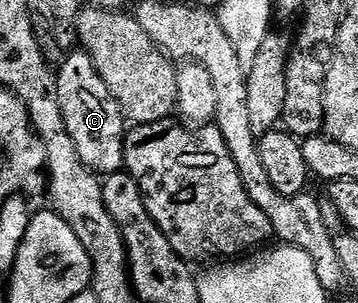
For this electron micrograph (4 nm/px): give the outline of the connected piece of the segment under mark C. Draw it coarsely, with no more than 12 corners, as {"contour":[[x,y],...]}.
{"contour":[[77,48],[55,71],[66,132],[97,176],[124,170],[126,119]]}

